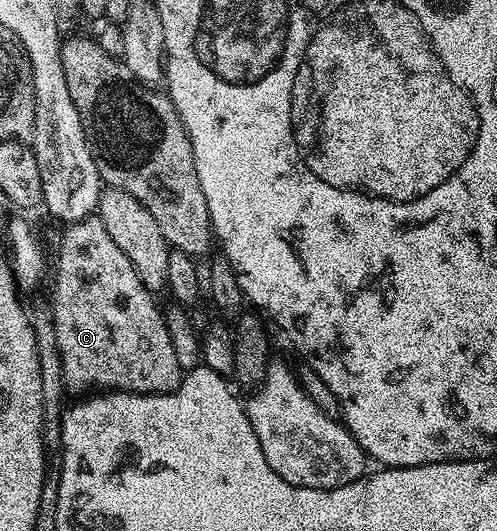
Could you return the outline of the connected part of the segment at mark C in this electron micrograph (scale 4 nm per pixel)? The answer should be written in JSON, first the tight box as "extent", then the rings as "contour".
{"extent":[49,217,184,395],"contour":[[[97,217],[80,219],[76,223],[69,224],[65,230],[66,232],[62,235],[62,244],[58,247],[58,264],[55,267],[53,264],[52,267],[52,275],[54,271],[54,303],[49,304],[49,309],[56,329],[56,345],[62,358],[62,379],[66,383],[67,392],[90,393],[95,389],[101,389],[102,391],[131,391],[141,395],[167,395],[175,391],[182,384],[184,367],[182,371],[178,351],[174,348],[174,339],[170,336],[169,329],[166,328],[166,319],[162,316],[157,301],[154,300],[157,298],[142,284],[142,279],[136,273],[132,261],[128,261],[128,257],[124,257],[124,249],[120,249],[120,245],[116,245],[116,241],[112,241],[112,237],[108,237],[108,229],[104,229],[104,221],[100,221]]]}

